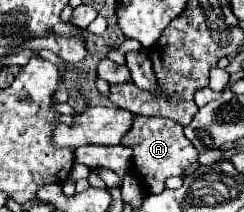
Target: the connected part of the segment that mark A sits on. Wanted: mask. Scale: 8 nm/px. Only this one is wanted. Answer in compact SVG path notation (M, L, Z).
M136 116L132 130L122 138L122 146L132 148L130 170L144 186L146 194L160 194L166 188L164 182L168 178L184 176L190 166L198 164L198 152L194 150L190 140L186 140L184 128L174 120L162 116Z

